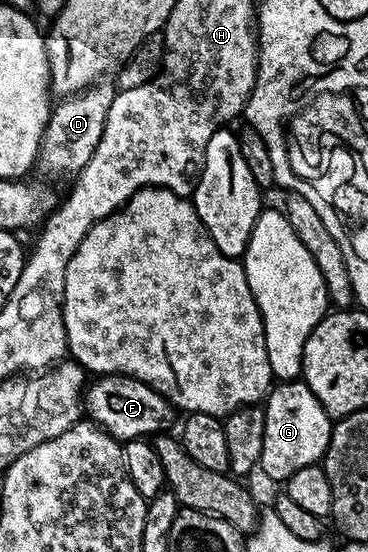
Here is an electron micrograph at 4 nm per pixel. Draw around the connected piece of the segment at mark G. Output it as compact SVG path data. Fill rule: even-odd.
M280 380L269 389L263 403L266 416L266 436L262 440L262 456L259 473L273 478L280 484L287 483L298 468L315 466L321 461L330 444L333 419L324 411L322 404L310 392L303 380Z

